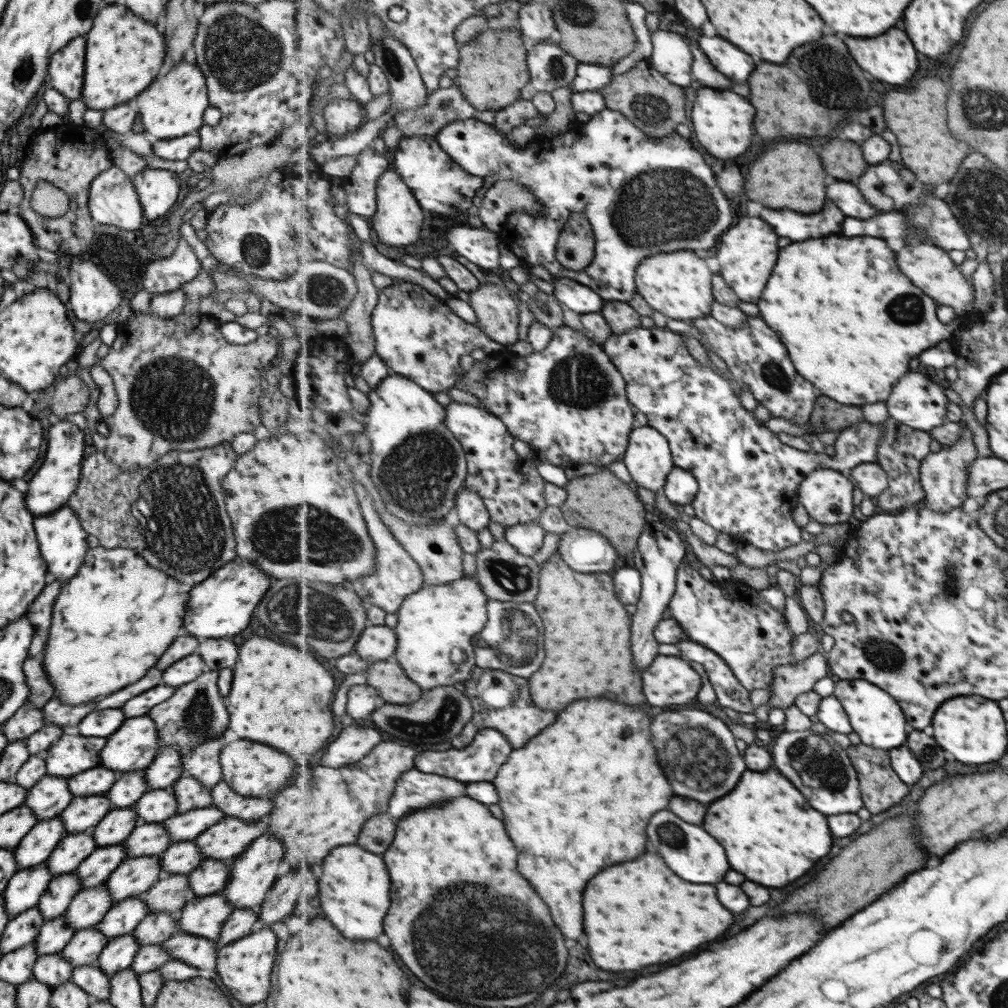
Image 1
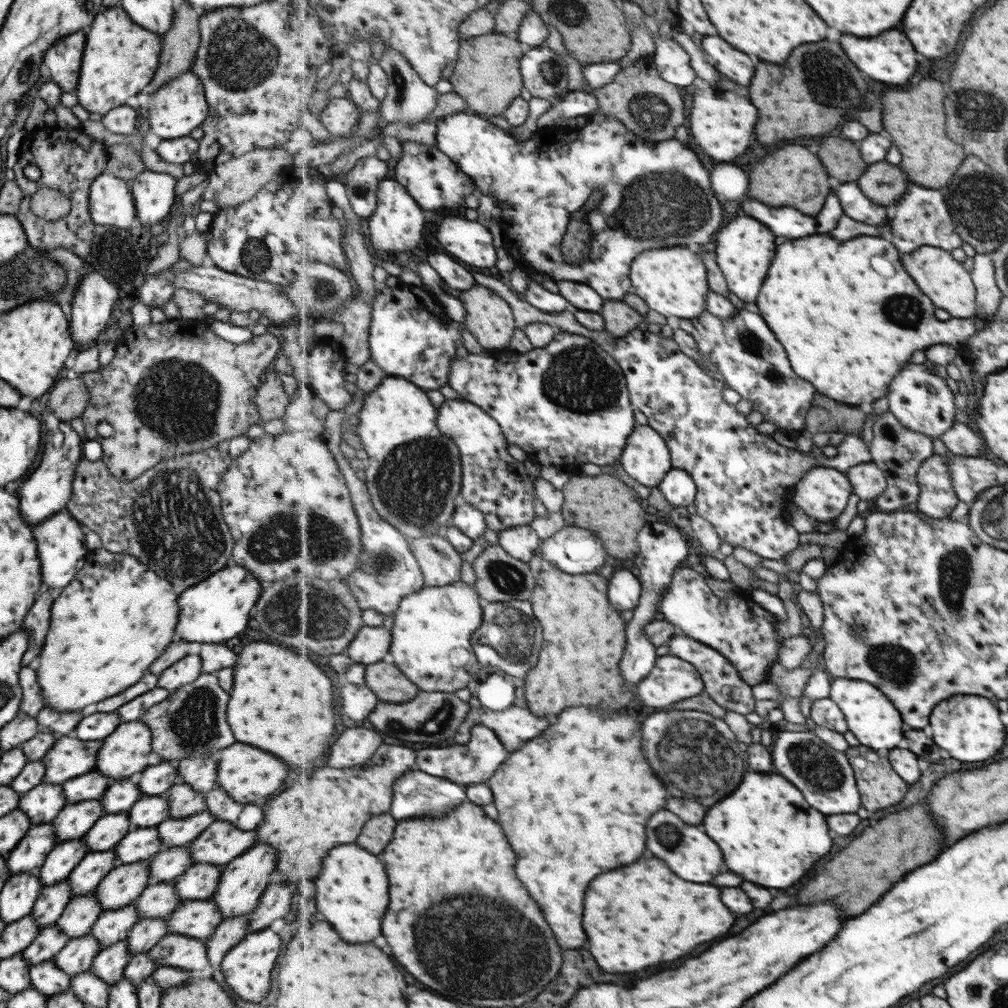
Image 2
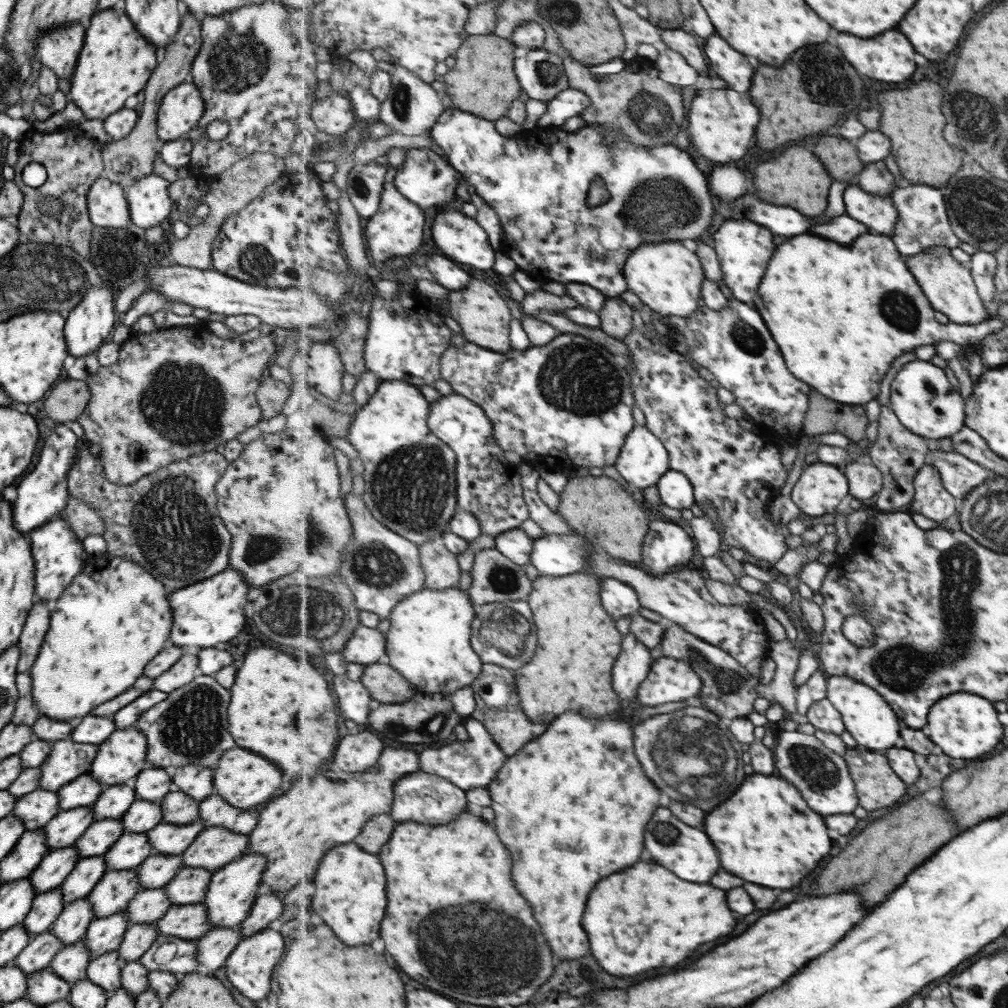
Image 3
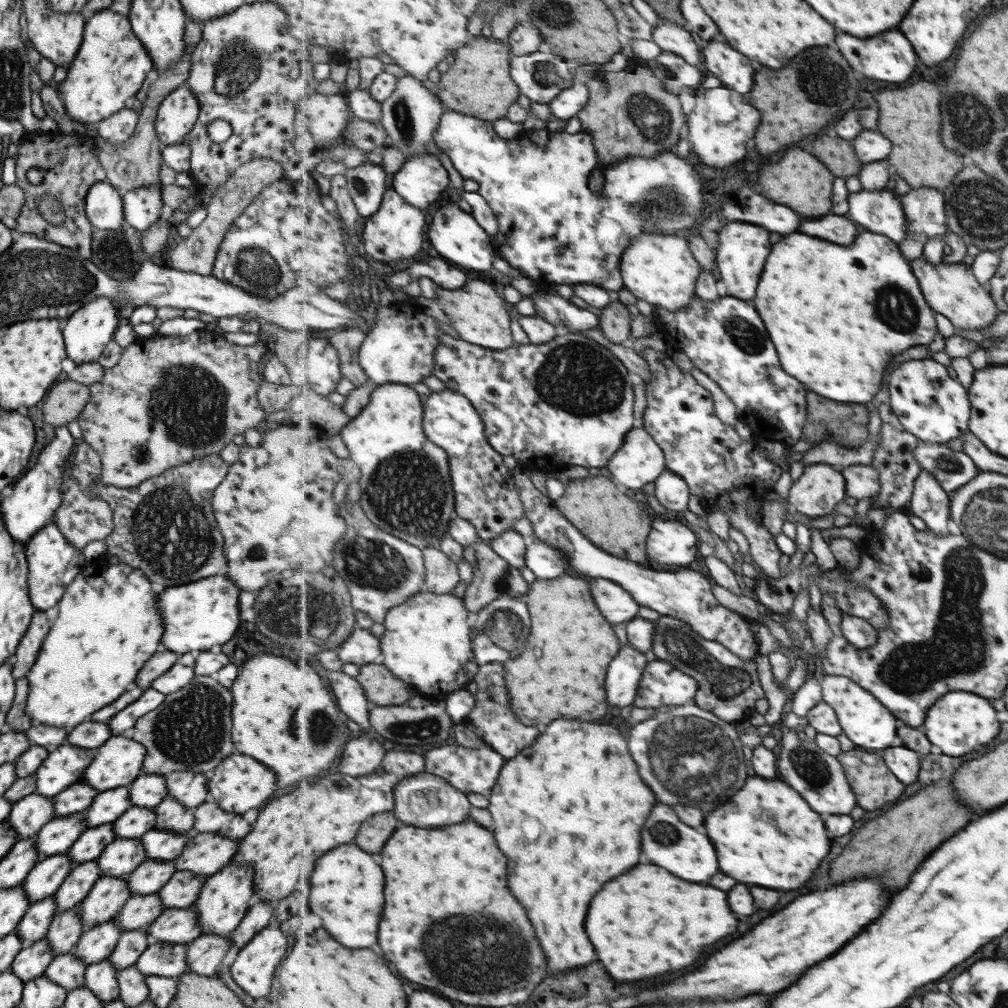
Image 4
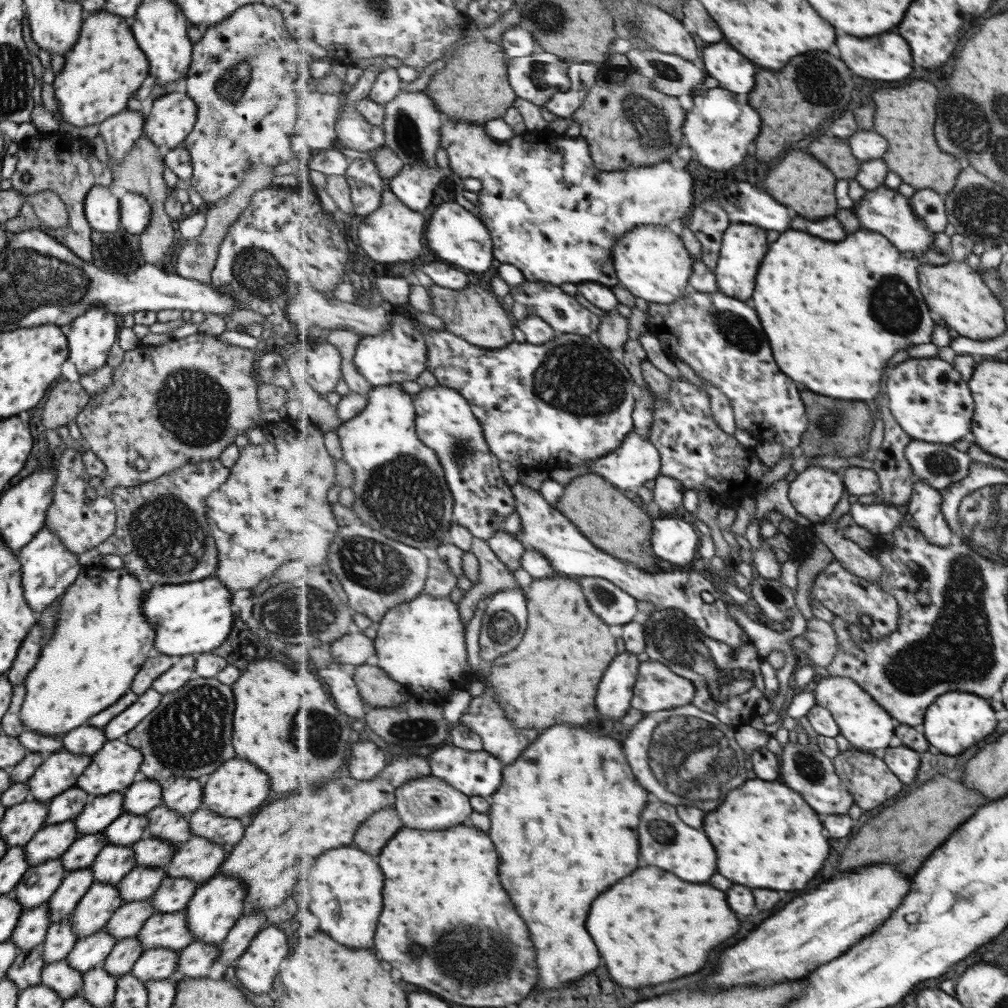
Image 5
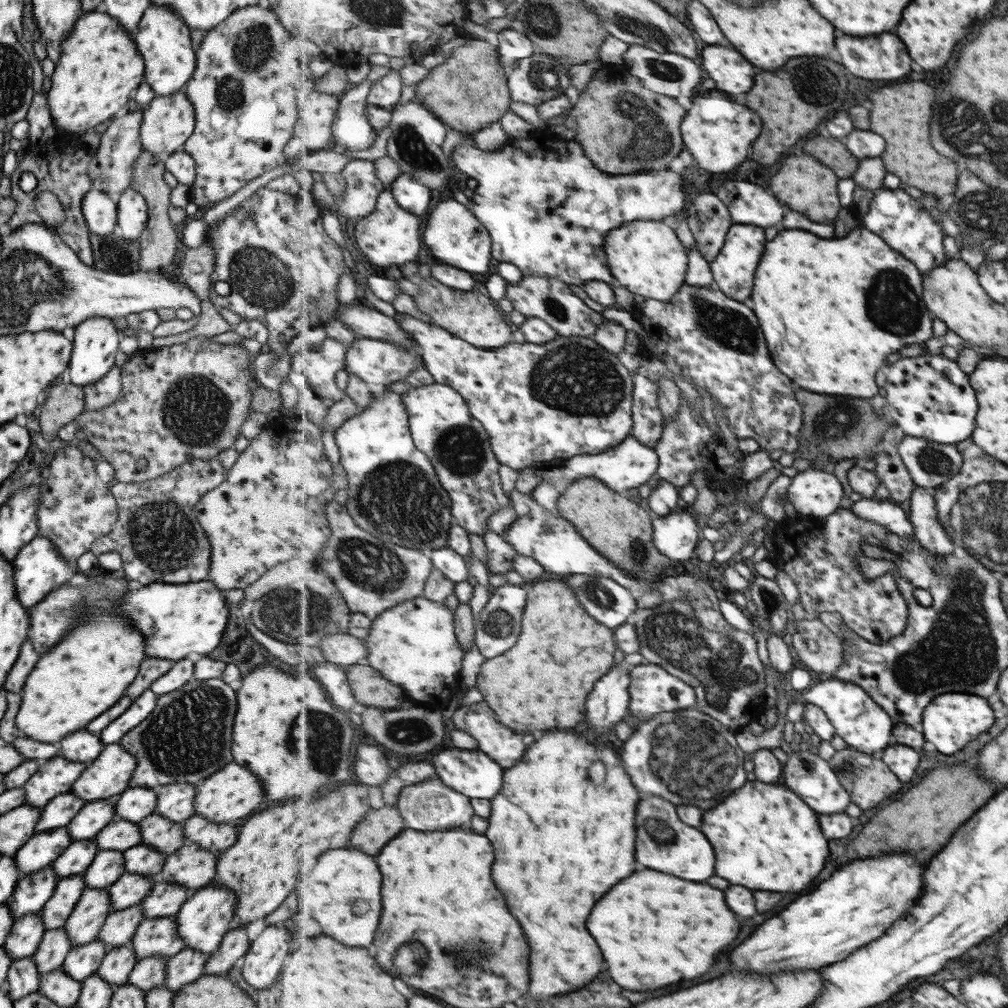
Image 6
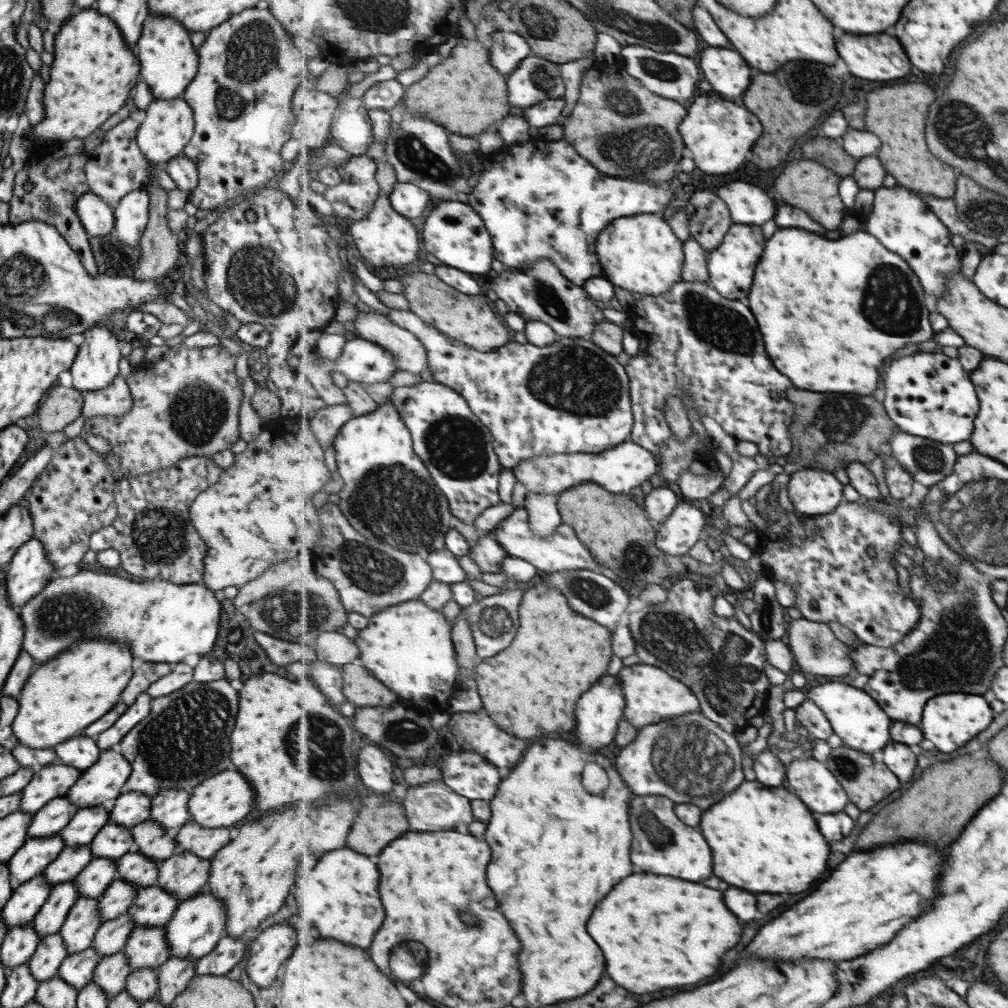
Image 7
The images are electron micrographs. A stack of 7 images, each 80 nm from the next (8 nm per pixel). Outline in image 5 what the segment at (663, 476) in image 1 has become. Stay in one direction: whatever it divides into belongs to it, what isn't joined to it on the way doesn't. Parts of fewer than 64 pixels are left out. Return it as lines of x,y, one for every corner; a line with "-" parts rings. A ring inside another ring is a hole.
633,431
621,448
591,464
591,470
619,488
637,488
661,474
662,452
654,442

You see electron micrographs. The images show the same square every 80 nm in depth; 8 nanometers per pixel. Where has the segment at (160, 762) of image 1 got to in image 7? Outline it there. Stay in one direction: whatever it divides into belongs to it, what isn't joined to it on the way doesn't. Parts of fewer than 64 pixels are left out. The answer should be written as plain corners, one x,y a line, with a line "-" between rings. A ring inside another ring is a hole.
122,792
108,811
107,823
115,823
130,829
143,822
149,816
151,799
149,795
140,792

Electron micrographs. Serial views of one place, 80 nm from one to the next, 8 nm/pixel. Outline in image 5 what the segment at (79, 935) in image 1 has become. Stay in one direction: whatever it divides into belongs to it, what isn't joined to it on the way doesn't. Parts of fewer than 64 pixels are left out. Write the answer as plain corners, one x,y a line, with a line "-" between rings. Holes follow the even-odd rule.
65,959
45,965
40,974
40,983
54,990
63,1001
82,992
82,974
69,966

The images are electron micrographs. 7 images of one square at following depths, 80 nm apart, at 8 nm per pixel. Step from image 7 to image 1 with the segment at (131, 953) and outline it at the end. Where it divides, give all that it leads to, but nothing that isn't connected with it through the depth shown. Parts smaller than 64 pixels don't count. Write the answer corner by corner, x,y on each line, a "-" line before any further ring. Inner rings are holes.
221,892
202,897
193,896
179,911
179,931
215,942
231,911
232,906
225,902
225,895

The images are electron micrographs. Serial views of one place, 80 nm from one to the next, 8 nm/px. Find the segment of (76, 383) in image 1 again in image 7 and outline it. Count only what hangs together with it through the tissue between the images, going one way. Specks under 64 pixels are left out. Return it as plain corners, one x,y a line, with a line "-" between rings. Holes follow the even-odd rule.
52,386
38,406
37,424
45,434
62,432
81,412
82,393
73,387

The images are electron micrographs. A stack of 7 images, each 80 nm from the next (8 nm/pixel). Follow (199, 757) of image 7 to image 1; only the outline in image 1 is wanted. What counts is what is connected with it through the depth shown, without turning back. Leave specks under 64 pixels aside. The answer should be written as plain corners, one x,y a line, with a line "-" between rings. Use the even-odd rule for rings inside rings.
203,672
197,680
183,684
181,690
175,688
170,698
150,708
147,716
155,723
160,749
175,747
175,752
183,756
204,740
220,737
227,729
227,712
221,704
215,680
217,672

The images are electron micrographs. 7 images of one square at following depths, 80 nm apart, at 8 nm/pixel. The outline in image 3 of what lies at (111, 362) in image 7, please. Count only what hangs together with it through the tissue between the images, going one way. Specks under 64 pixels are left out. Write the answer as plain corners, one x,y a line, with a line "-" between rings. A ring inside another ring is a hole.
87,288
81,300
68,312
63,325
63,334
68,354
80,357
95,354
97,349
109,340
112,324
118,321
113,309
115,293
109,288

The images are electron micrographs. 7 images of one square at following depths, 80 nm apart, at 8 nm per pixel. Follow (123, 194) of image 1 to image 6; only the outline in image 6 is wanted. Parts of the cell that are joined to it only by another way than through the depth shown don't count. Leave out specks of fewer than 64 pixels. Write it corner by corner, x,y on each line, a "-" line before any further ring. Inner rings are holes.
93,187
81,200
81,216
91,235
109,234
116,228
115,202
107,193

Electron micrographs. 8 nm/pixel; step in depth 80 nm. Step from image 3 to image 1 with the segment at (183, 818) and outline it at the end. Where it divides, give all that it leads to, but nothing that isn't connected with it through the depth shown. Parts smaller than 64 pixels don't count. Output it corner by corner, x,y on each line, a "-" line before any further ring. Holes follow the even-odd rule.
183,775
177,779
170,790
177,801
177,814
194,808
209,807
212,804
209,789
189,775

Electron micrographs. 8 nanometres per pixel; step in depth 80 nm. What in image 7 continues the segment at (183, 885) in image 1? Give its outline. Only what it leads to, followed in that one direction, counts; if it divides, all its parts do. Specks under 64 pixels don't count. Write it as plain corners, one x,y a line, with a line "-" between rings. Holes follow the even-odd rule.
127,913
101,922
92,940
99,958
122,951
133,927
134,922

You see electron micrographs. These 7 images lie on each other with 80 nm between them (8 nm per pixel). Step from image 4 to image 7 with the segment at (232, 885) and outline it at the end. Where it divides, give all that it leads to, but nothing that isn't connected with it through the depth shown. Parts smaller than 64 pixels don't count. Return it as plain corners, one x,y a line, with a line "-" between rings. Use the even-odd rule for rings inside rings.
201,891
195,896
180,902
165,924
166,941
170,948
170,957
191,957
195,960
211,952
216,942
224,934
226,912
219,898
211,893

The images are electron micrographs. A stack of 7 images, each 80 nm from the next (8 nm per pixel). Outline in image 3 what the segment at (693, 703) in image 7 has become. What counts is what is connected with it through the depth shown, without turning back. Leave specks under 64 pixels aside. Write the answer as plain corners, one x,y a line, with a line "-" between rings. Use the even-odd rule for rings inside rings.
662,656
654,661
650,674
639,688
636,704
661,706
665,702
691,701
702,687
702,678
689,663

